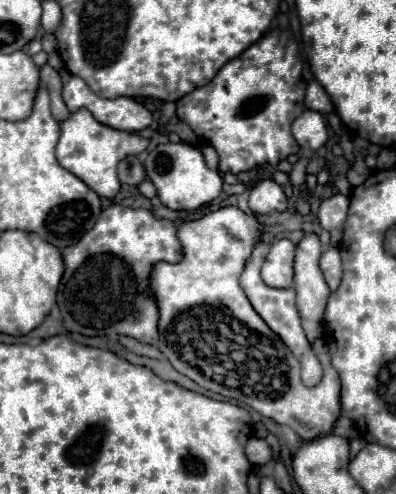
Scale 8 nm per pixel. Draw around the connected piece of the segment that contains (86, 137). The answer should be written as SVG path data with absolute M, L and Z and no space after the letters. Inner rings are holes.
M78 110L70 114L66 122L62 122L62 136L56 144L56 158L62 168L78 176L100 198L114 198L116 192L120 190L120 182L116 176L118 162L130 154L140 154L146 146L148 146L146 138L108 128L100 124L88 110Z

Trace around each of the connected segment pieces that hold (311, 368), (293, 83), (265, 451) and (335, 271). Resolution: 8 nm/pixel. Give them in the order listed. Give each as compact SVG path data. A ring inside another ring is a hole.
M258 242L248 264L246 264L246 270L244 274L240 276L240 284L250 300L250 304L254 306L254 310L262 316L262 320L282 338L282 342L292 350L292 354L296 354L298 362L302 364L302 382L306 386L316 386L320 380L322 380L322 366L314 354L314 350L310 352L310 342L306 340L306 334L302 330L302 322L300 322L300 314L296 310L296 290L294 288L288 288L288 290L278 290L278 288L270 288L262 282L260 278L260 266L262 266L262 260L266 258L268 254L268 244L266 242Z
M276 30L228 62L212 82L180 98L176 116L218 152L220 172L240 174L264 164L276 166L298 152L290 126L306 110L304 92L300 46L290 30Z
M250 438L244 452L246 452L246 458L250 460L250 464L266 464L272 458L272 450L270 450L268 442L260 440L260 438Z
M330 246L324 250L324 254L320 258L320 268L324 272L328 288L336 290L342 280L342 260L340 260L340 252L336 246Z

